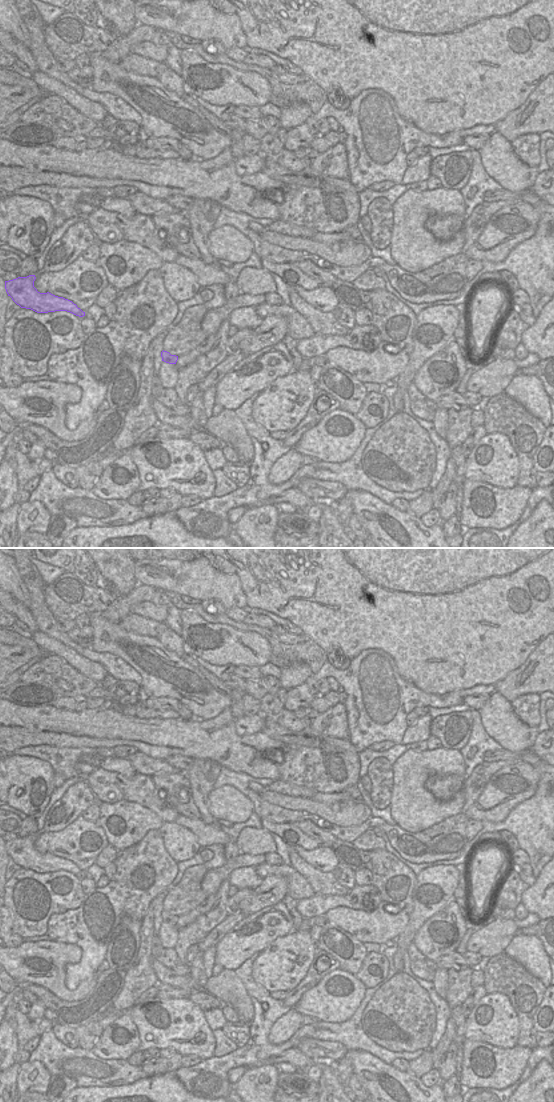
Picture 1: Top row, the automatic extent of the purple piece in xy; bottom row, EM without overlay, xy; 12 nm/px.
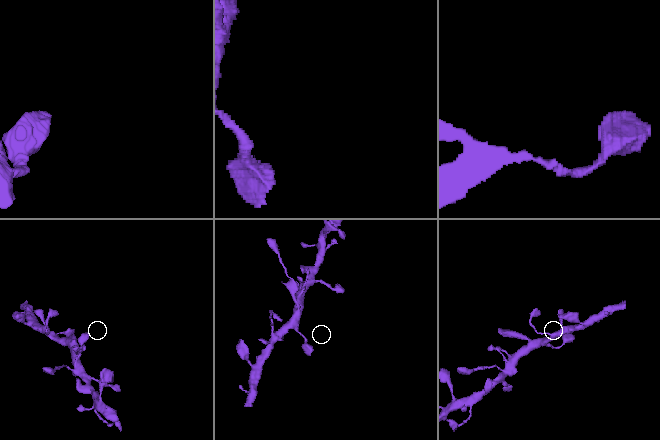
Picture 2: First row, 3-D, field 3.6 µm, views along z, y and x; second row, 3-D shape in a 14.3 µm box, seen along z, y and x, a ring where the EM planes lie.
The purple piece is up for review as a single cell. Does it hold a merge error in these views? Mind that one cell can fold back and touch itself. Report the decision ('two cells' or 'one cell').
one cell

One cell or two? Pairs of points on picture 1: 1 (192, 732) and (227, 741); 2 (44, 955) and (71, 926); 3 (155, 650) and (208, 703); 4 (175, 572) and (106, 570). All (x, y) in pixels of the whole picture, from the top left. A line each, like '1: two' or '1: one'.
1: one
2: two
3: one
4: two

